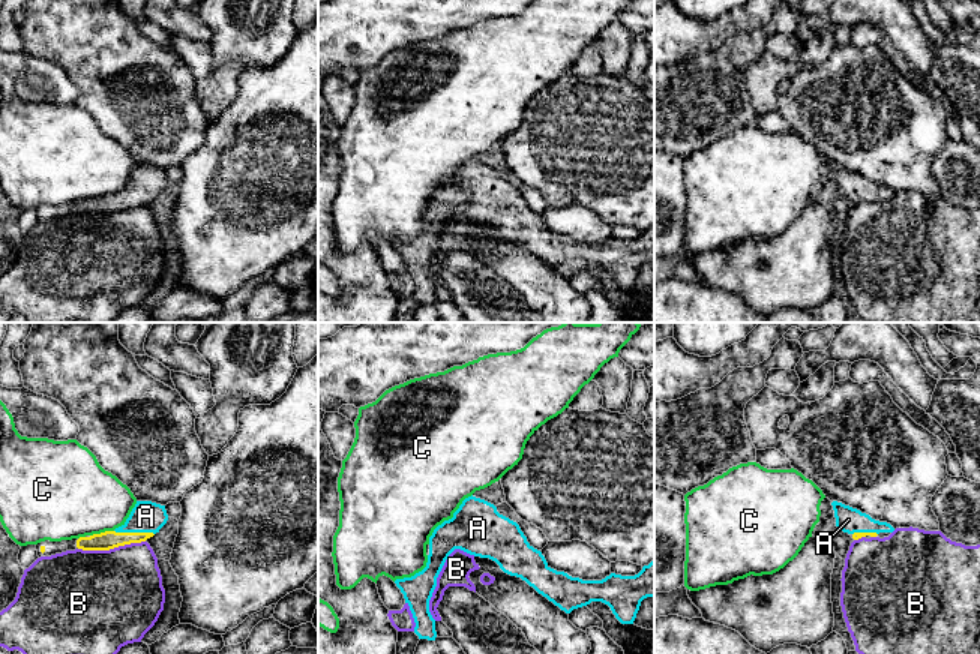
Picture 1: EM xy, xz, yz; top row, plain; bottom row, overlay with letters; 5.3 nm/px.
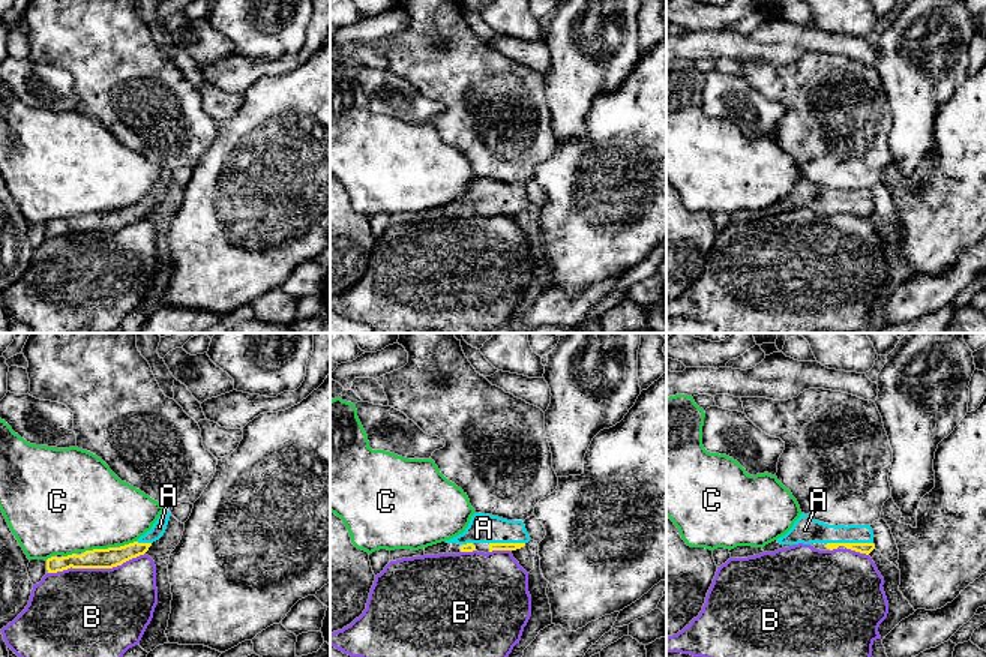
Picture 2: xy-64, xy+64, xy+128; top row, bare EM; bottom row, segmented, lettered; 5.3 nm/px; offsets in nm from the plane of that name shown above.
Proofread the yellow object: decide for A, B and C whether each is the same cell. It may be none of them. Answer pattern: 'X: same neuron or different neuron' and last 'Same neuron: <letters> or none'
A: same neuron
B: different neuron
C: different neuron
Same neuron: A

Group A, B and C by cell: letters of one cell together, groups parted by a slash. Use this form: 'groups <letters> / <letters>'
groups A / B / C

